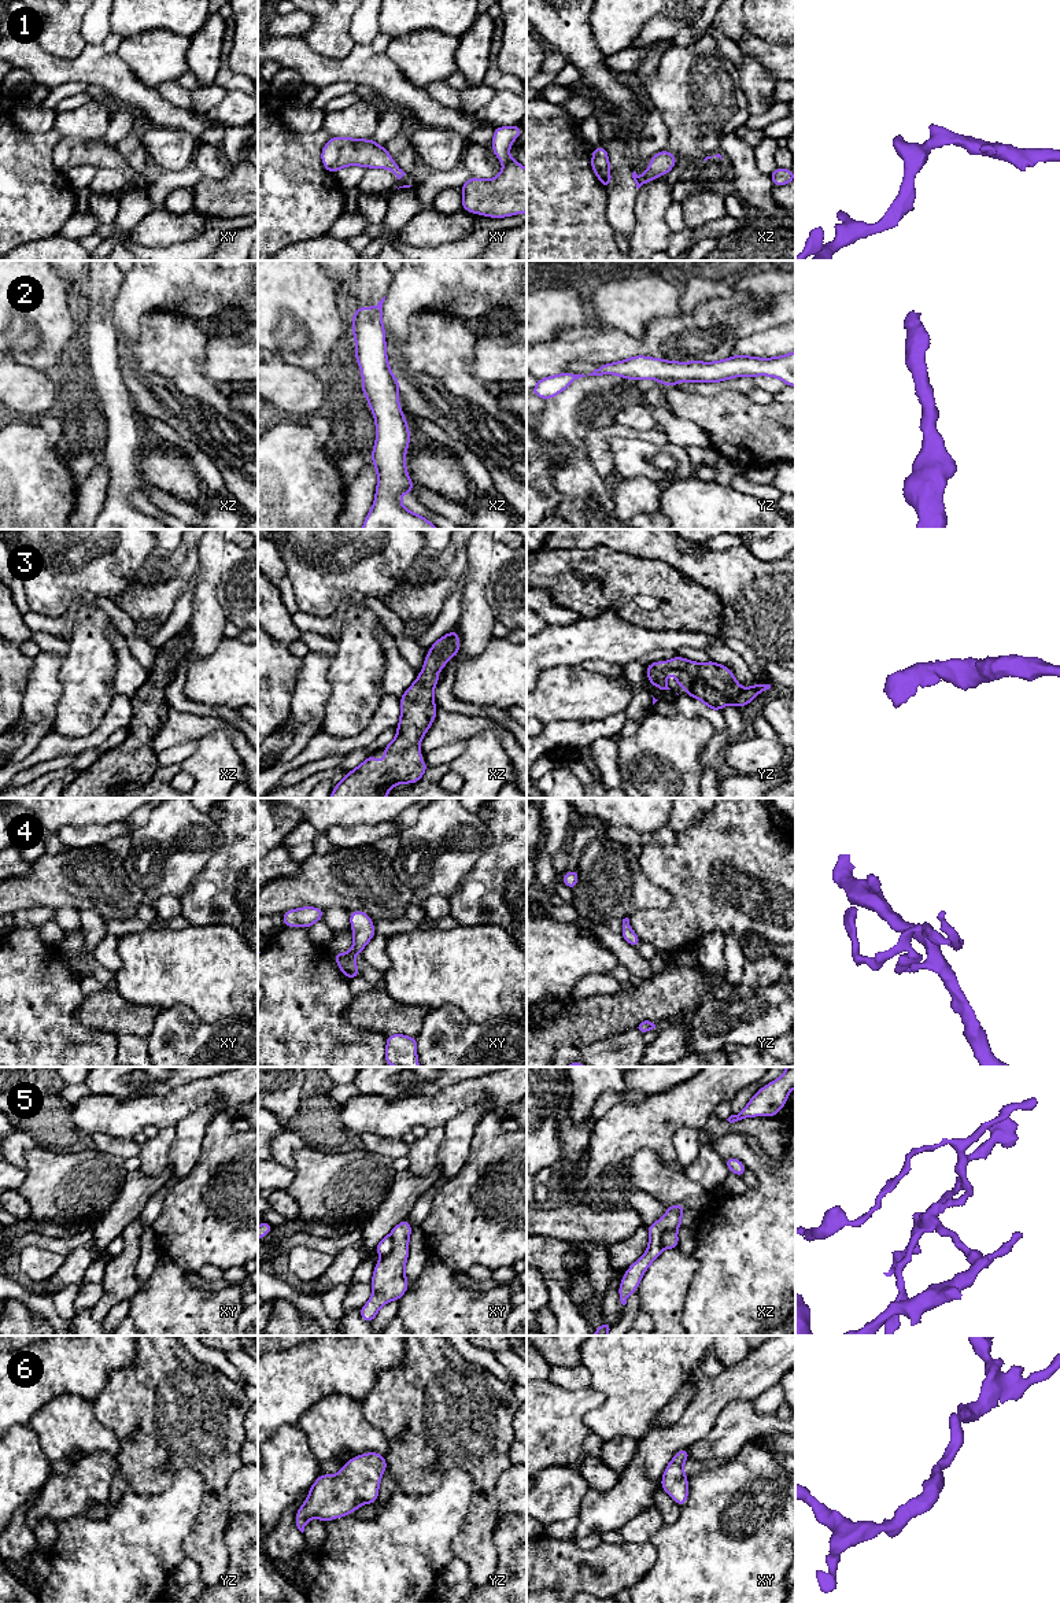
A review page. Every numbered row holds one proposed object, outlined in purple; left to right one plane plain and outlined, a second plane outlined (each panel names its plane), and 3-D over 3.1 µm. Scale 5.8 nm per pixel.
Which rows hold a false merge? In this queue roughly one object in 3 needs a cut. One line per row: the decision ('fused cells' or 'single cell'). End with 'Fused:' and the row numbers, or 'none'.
1: single cell
2: single cell
3: single cell
4: single cell
5: fused cells
6: single cell
Fused: 5

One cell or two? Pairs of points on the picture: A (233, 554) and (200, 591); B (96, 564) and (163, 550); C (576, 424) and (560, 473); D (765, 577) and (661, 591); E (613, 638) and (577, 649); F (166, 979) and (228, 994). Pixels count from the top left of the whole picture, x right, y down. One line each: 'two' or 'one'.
A: two
B: two
C: one
D: two
E: one
F: one

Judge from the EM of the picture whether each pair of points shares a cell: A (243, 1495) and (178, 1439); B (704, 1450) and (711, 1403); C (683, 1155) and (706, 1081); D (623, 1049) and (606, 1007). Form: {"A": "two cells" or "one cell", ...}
{"A": "two cells", "B": "two cells", "C": "two cells", "D": "two cells"}

